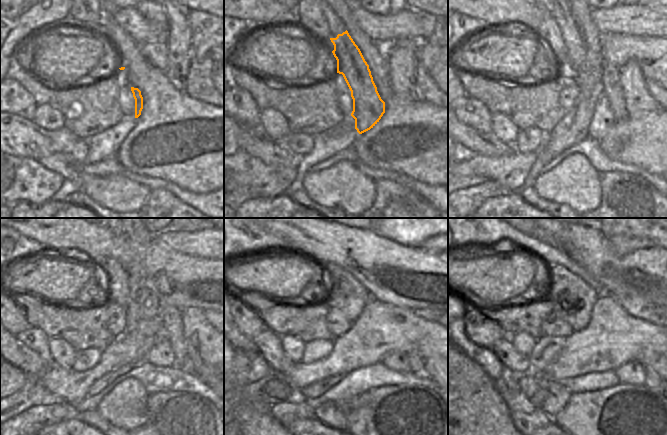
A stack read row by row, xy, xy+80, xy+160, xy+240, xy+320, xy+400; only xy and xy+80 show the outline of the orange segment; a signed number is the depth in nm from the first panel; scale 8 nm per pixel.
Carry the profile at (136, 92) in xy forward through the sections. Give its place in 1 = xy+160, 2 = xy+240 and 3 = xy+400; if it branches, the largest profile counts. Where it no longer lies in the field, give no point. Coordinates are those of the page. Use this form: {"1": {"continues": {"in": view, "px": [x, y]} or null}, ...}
{"1": {"continues": {"in": "xy+160", "px": [572, 14]}}, "2": {"continues": {"in": "xy+240", "px": [143, 304]}}, "3": {"continues": {"in": "xy+400", "px": [633, 373]}}}

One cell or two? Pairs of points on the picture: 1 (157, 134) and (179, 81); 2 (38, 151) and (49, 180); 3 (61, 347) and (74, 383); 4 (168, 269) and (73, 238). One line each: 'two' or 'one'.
1: two
2: two
3: two
4: one

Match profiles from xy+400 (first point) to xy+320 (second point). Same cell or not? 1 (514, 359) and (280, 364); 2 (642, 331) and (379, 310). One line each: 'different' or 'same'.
1: same
2: same

